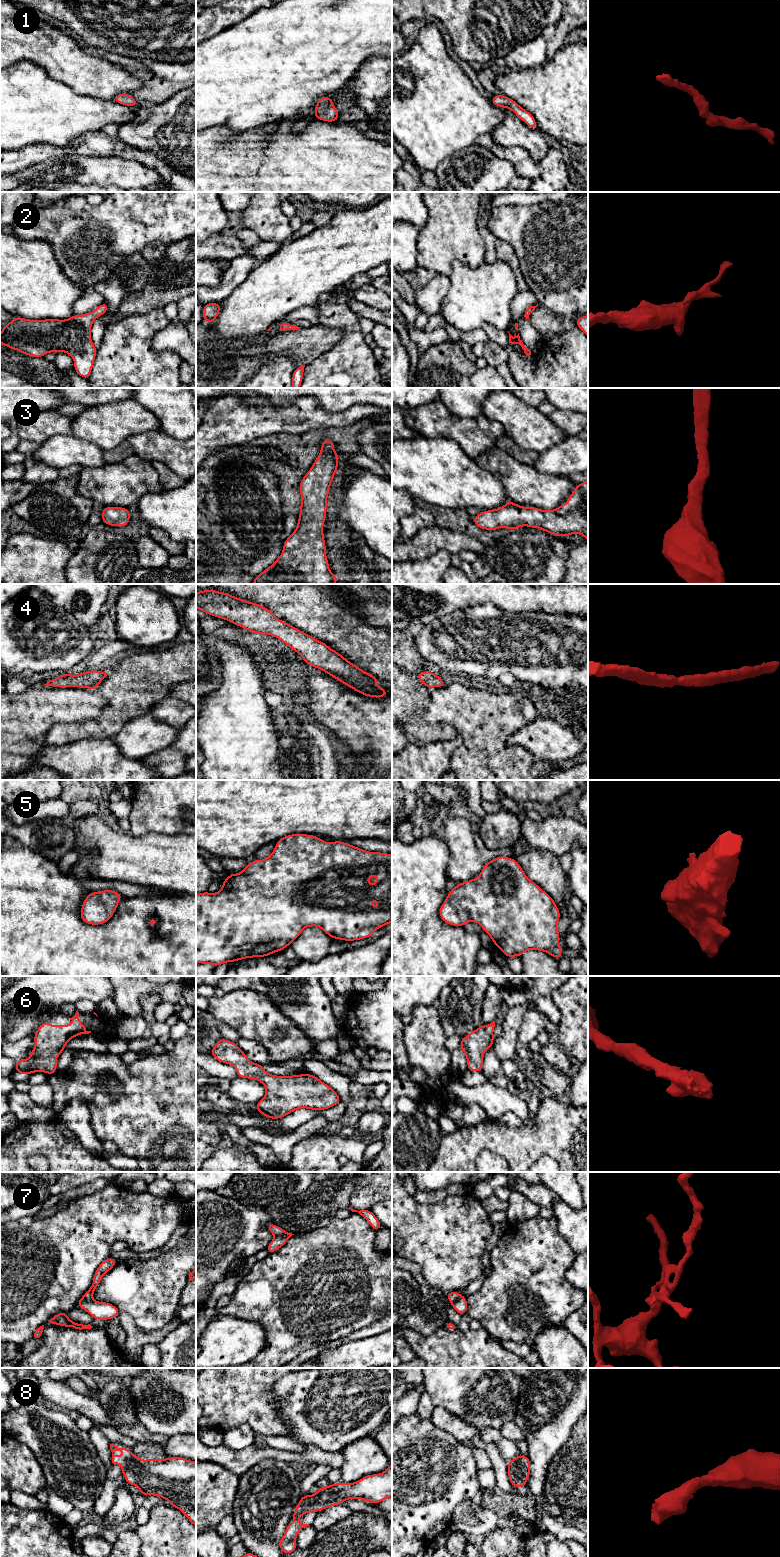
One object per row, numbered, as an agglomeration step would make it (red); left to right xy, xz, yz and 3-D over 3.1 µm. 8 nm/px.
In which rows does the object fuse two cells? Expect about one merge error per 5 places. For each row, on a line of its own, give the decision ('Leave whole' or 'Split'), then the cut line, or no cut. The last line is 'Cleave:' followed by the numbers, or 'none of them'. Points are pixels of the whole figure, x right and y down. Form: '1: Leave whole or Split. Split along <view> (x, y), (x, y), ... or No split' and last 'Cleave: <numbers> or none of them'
1: Leave whole. No split
2: Leave whole. No split
3: Leave whole. No split
4: Leave whole. No split
5: Leave whole. No split
6: Leave whole. No split
7: Split. Split along xz (288, 1233), (274, 1236)
8: Leave whole. No split
Cleave: 7

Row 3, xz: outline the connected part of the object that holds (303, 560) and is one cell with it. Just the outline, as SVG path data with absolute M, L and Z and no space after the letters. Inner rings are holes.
M324 439L321 444L320 454L315 459L312 467L305 474L299 484L301 507L300 515L295 531L284 541L283 551L276 561L254 577L252 584L335 584L339 578L329 569L329 563L326 556L326 544L324 540L323 525L326 520L327 498L329 489L333 482L334 475L338 468L338 460L341 457L334 450L334 442Z

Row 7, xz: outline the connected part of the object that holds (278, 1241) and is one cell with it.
M288 1233L286 1235L274 1236L273 1240L271 1241L271 1243L266 1247L266 1250L268 1251L269 1254L274 1253L275 1251L277 1251L278 1249L283 1247L286 1244L287 1240L292 1235L294 1235L294 1234Z

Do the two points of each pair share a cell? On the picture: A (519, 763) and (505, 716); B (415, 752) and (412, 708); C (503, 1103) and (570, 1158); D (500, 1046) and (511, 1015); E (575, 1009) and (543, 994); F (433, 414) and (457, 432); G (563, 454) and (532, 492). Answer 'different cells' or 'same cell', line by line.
A: same cell
B: different cells
C: different cells
D: same cell
E: different cells
F: same cell
G: different cells

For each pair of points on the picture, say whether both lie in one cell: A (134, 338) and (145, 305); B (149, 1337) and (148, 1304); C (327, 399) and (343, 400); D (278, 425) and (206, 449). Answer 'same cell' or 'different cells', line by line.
A: different cells
B: different cells
C: same cell
D: same cell

